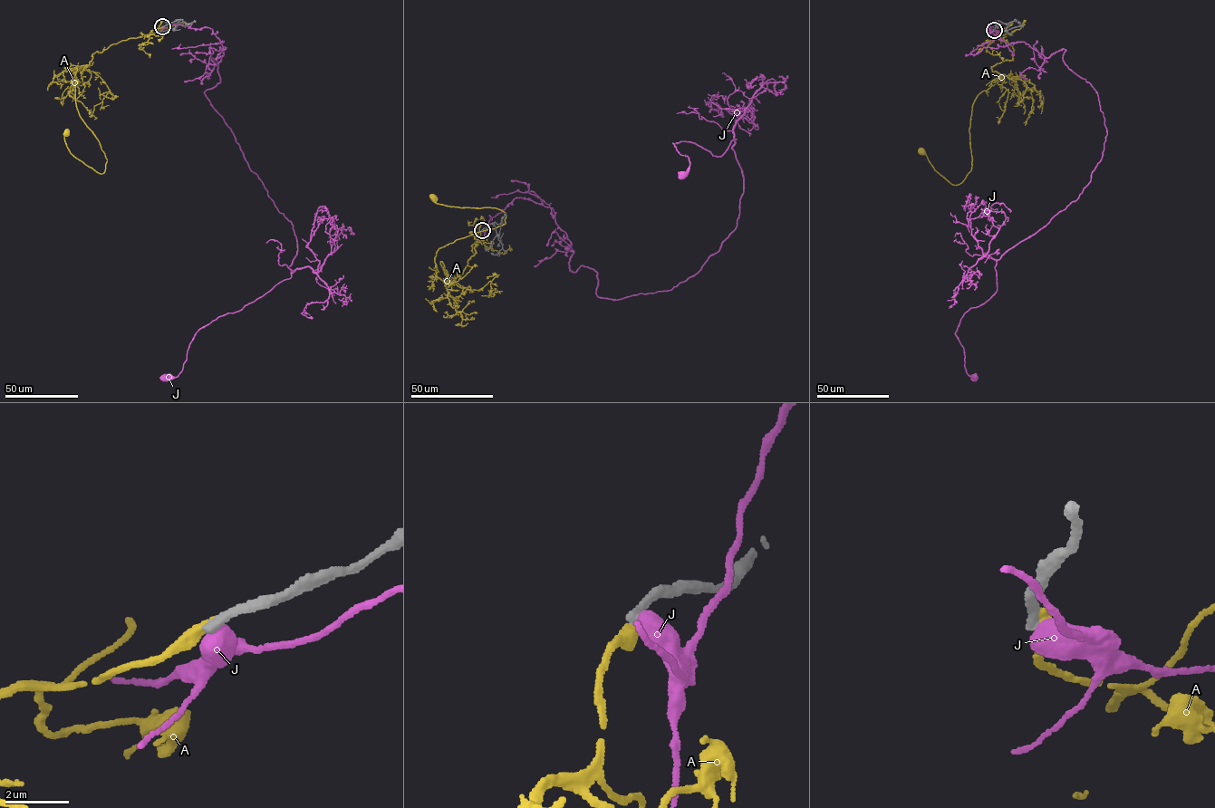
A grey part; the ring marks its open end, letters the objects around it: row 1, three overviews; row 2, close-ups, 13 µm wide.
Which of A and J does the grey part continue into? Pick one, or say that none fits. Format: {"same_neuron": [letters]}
{"same_neuron": []}

